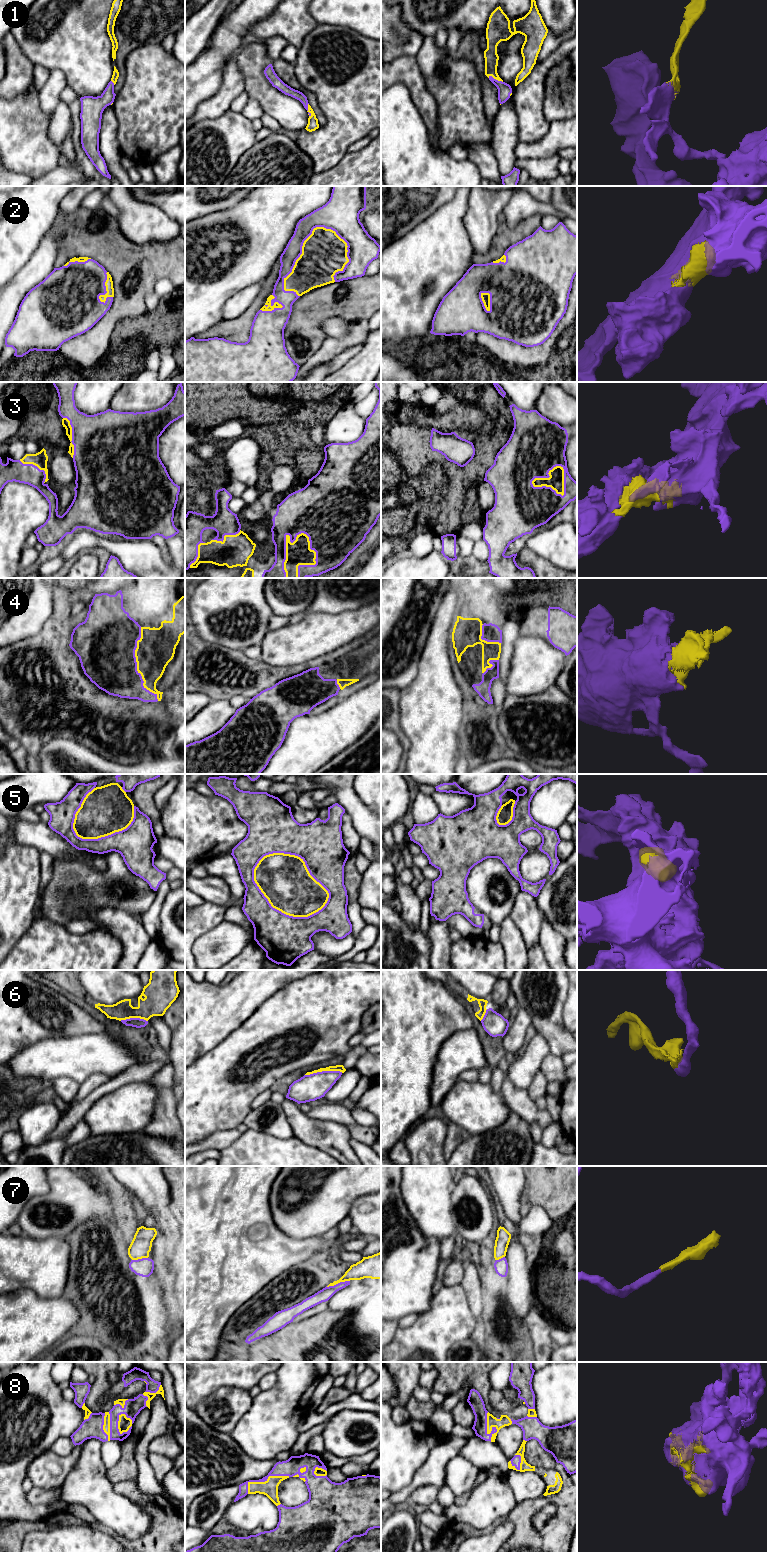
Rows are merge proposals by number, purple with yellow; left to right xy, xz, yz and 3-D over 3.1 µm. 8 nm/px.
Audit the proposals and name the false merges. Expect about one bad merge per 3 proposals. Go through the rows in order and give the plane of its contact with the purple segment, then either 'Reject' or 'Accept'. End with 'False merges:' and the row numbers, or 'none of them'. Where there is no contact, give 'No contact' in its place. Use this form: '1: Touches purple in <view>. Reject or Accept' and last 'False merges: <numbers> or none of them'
1: Touches purple in xz. Accept
2: Touches purple in xz. Accept
3: Touches purple in xz. Accept
4: Touches purple in xy. Accept
5: Touches purple in xz. Accept
6: Touches purple in xz. Reject
7: Touches purple in xz. Reject
8: Touches purple in xy. Accept
False merges: 6, 7

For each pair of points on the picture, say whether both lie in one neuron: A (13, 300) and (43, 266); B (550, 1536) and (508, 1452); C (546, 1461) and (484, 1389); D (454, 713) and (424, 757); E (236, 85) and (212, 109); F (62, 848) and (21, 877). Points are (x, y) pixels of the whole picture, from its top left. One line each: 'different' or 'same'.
A: same
B: different
C: different
D: same
E: same
F: different

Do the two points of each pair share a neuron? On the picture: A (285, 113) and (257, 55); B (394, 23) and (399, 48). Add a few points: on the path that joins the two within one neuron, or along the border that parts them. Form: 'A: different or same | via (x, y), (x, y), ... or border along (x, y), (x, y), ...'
A: same | via (271, 99), (257, 85), (257, 69)
B: same | via (394, 29), (397, 42)

